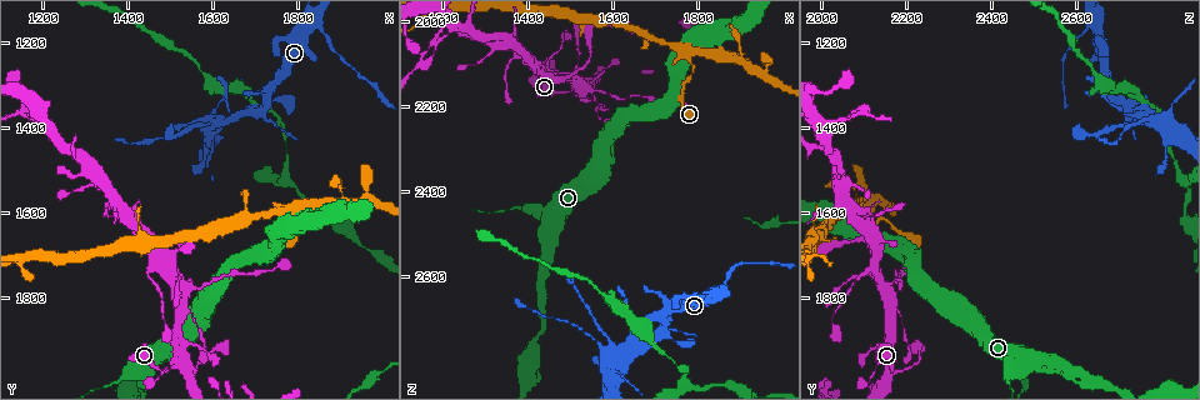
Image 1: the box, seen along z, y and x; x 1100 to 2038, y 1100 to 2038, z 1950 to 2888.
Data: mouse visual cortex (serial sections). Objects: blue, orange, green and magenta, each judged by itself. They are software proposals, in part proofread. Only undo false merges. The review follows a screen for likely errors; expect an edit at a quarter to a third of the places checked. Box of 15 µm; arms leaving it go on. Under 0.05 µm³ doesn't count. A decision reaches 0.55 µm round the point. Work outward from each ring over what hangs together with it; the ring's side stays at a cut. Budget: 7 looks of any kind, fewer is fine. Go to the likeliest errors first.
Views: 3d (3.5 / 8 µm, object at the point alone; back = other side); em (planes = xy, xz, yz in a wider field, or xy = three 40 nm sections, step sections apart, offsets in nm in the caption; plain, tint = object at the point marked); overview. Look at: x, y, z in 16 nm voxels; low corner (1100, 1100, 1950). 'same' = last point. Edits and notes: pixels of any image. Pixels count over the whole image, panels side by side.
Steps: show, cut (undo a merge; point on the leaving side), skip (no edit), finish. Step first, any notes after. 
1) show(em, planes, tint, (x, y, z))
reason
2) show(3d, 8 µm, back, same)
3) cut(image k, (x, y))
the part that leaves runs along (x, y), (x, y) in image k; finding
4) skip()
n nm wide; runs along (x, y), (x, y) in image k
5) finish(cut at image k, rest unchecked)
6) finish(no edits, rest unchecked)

show(3d, 8 µm, back, (1555, 1390, 2750))
thick turns thin

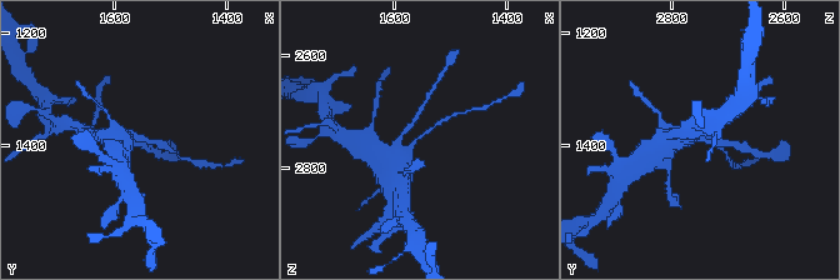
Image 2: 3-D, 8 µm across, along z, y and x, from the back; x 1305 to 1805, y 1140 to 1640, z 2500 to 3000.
show(em, xy, step 1, tint, (1555, 1390, 2745))
arms of 150, 500 nm

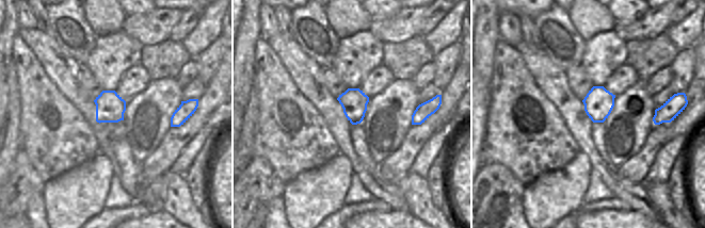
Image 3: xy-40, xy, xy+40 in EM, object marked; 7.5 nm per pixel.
skip()
200 nm wide; runs along (390, 155), (400, 154), (446, 118) in image 2; one cell here

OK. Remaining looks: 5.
show(3d, 8 µm, (1865, 1180, 2605))
calibre changes

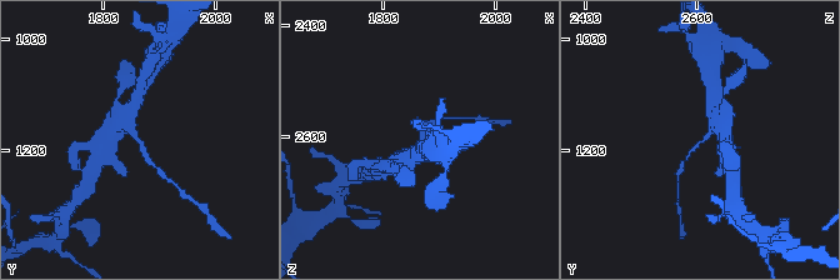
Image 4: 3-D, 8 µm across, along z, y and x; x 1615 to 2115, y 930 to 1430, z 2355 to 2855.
show(3d, 3.5 µm, (1865, 1180, 2615))
zoom in

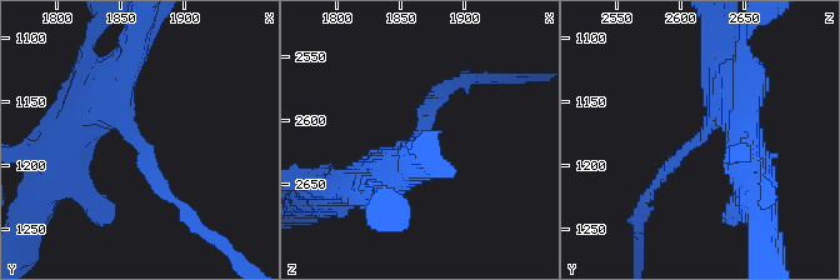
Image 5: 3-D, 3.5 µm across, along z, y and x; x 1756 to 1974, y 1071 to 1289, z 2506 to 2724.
show(em, xy, step 5, tint, (1864, 1182, 2612))
arms of 150, 500 nm

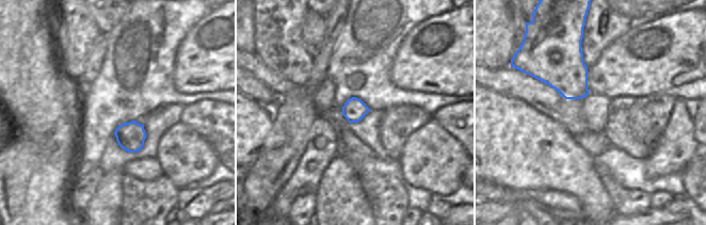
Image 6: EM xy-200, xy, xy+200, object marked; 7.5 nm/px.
cut(image 5, (149, 171))
the part that leaves runs along (138, 143), (160, 189), (199, 228) in image 5; two cells meet here

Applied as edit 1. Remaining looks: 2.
finish(cut at image 5, rest unchecked)

